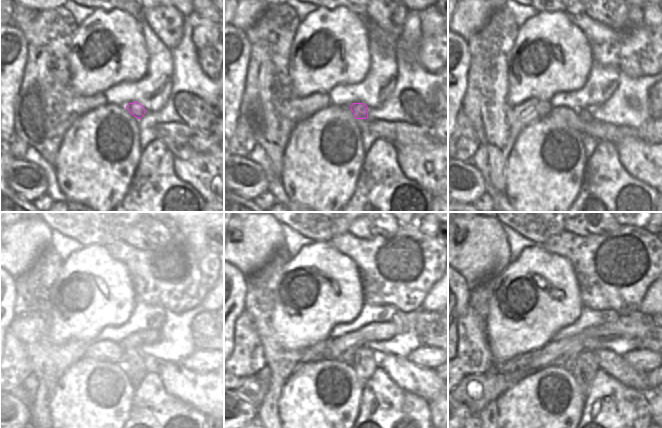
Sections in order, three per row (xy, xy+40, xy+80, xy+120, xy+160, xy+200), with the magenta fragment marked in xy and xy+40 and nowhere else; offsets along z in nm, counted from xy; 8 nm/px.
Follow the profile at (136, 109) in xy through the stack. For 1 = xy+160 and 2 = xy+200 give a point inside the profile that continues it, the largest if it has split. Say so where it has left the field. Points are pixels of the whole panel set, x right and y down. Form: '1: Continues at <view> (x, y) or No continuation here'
1: Continues at xy+160 (364, 364)
2: Continues at xy+200 (585, 367)

